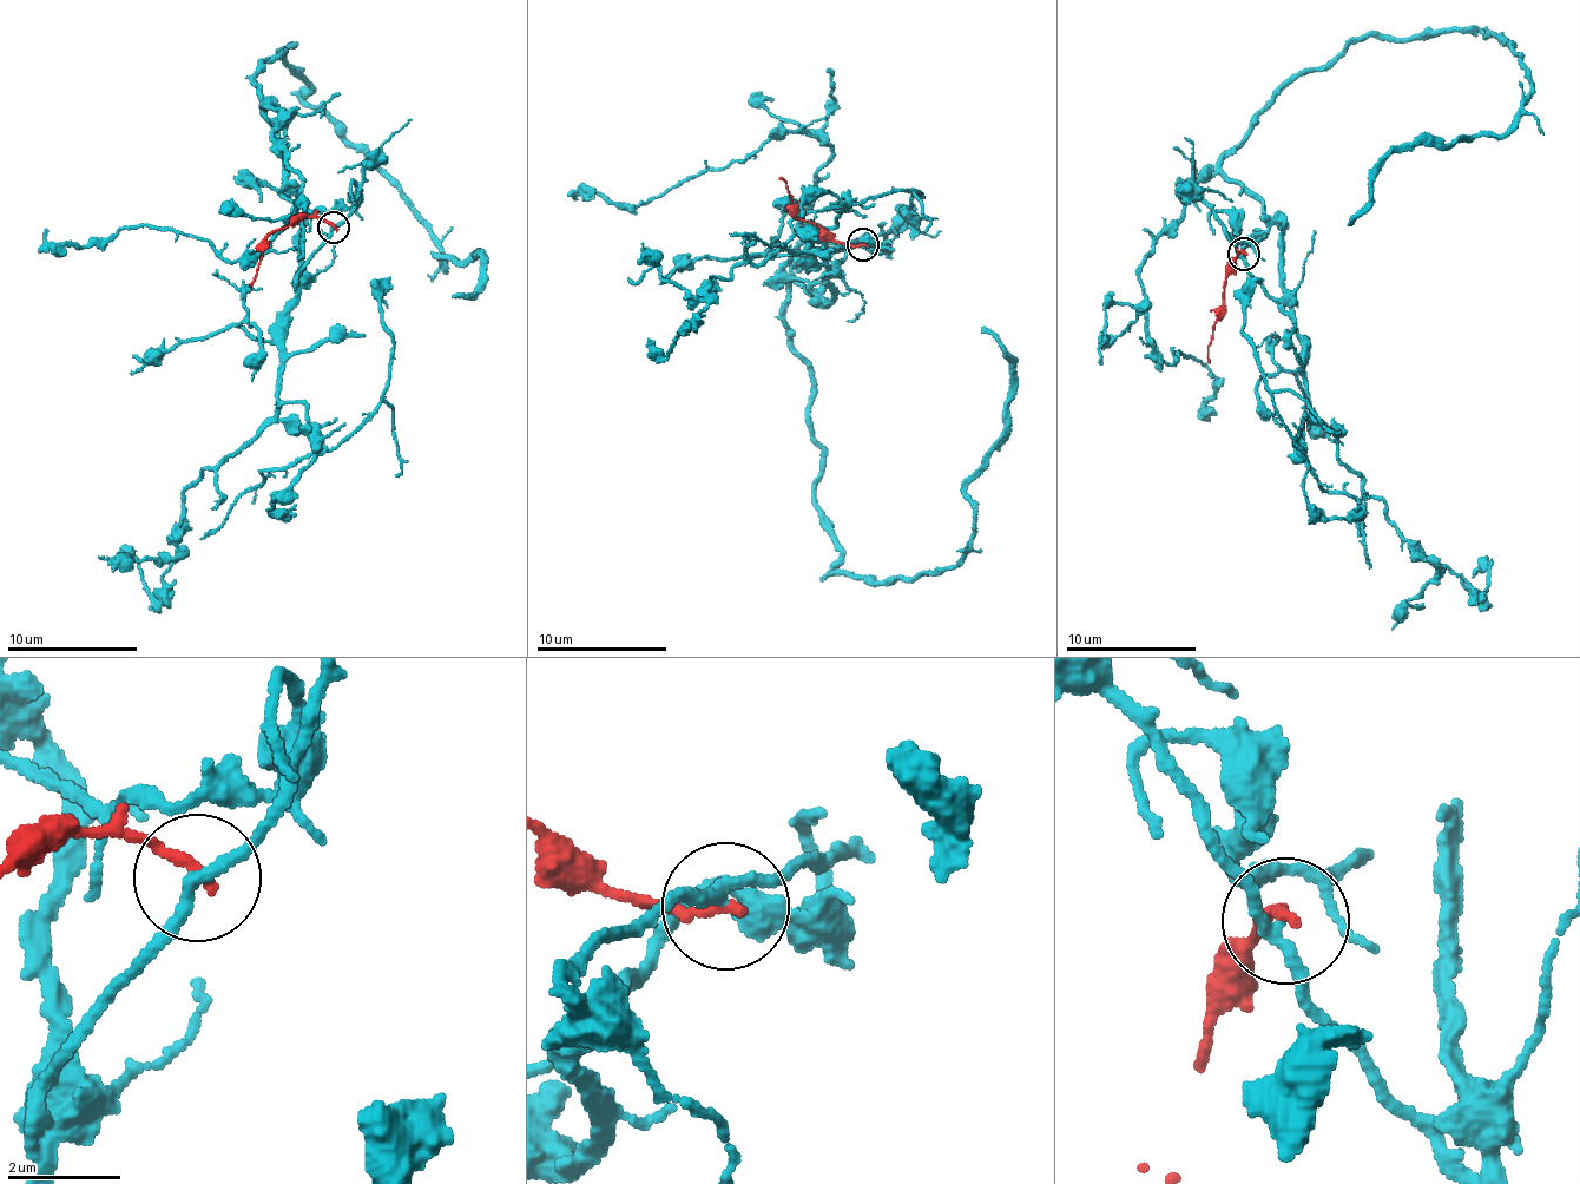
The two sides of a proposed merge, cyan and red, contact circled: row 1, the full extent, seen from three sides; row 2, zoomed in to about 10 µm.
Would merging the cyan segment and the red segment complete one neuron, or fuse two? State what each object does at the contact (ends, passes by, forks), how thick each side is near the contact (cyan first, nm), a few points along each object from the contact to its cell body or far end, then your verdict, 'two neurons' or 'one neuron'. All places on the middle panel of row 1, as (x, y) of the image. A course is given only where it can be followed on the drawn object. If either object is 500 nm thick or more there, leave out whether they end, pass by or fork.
cyan passes by | red ends | 200/240 nm | cyan via (862, 245), (884, 241), (812, 298), (790, 280), (783, 318), (833, 573), (960, 558), (1012, 386), (982, 328) | red via (862, 245), (836, 242), (796, 215), (781, 178) | two neurons

